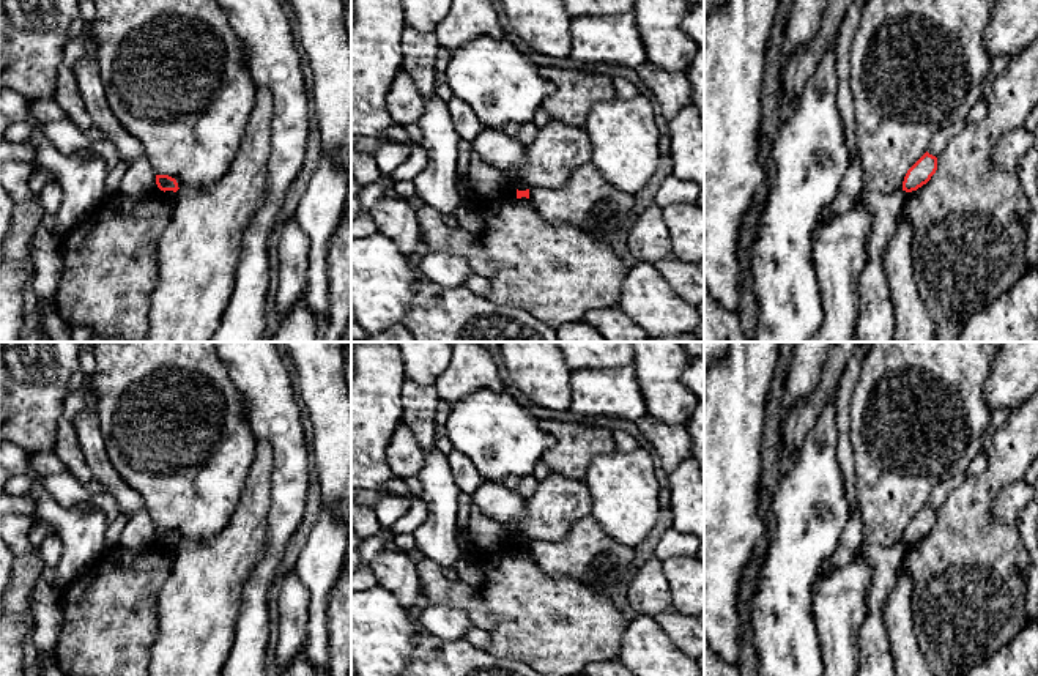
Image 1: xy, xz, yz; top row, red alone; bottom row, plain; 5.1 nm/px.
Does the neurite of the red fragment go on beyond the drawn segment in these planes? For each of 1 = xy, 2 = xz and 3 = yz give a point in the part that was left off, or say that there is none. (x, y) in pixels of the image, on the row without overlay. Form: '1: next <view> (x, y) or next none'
1: next none
2: next none
3: next none

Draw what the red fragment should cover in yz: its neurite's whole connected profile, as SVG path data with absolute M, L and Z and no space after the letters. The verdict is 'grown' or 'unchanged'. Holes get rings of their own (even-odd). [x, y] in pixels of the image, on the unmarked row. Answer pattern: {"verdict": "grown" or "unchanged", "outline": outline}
{"verdict": "unchanged", "outline": "M928 504L907 523L903 544L912 545L926 537L937 523L937 511Z"}

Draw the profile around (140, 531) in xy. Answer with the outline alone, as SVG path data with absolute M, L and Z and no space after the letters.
M146 511L131 517L120 539L120 547L140 550L158 544L156 526Z

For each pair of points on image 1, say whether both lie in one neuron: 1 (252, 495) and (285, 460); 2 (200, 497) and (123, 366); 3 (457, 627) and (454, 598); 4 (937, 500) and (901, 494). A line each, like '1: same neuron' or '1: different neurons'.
1: different neurons
2: same neuron
3: different neurons
4: different neurons

